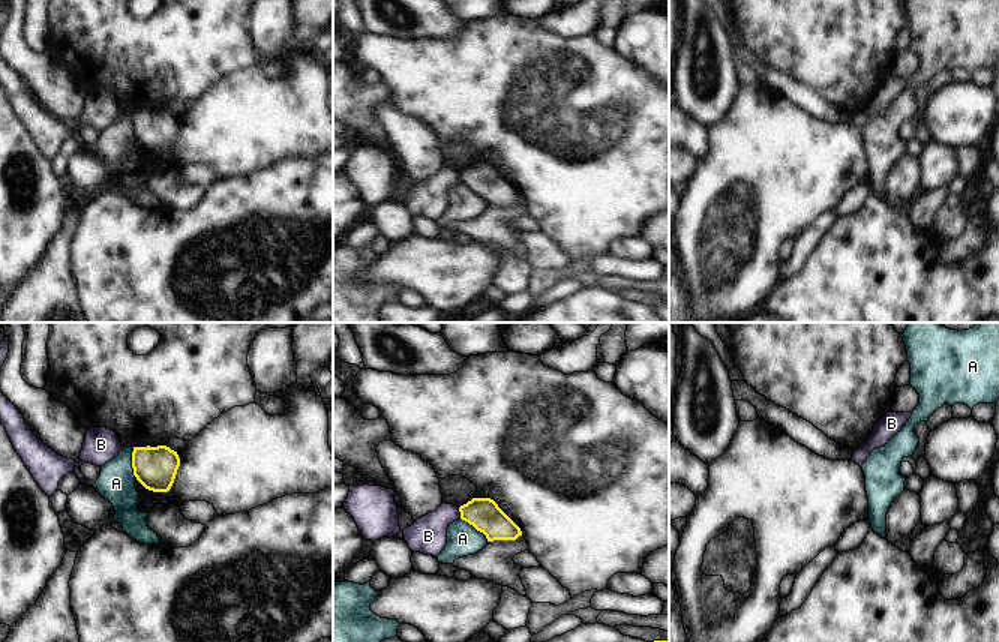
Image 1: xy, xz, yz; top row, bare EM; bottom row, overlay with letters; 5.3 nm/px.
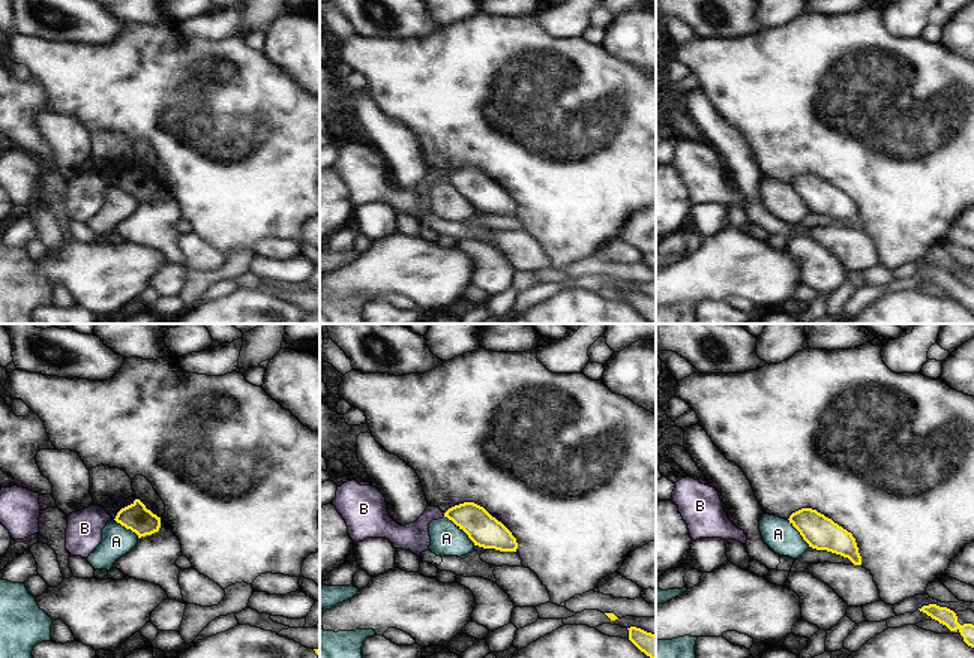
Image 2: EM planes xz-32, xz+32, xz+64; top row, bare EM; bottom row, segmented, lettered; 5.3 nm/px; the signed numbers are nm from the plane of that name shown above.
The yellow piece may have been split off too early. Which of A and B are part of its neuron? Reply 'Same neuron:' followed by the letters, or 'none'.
Same neuron: none

